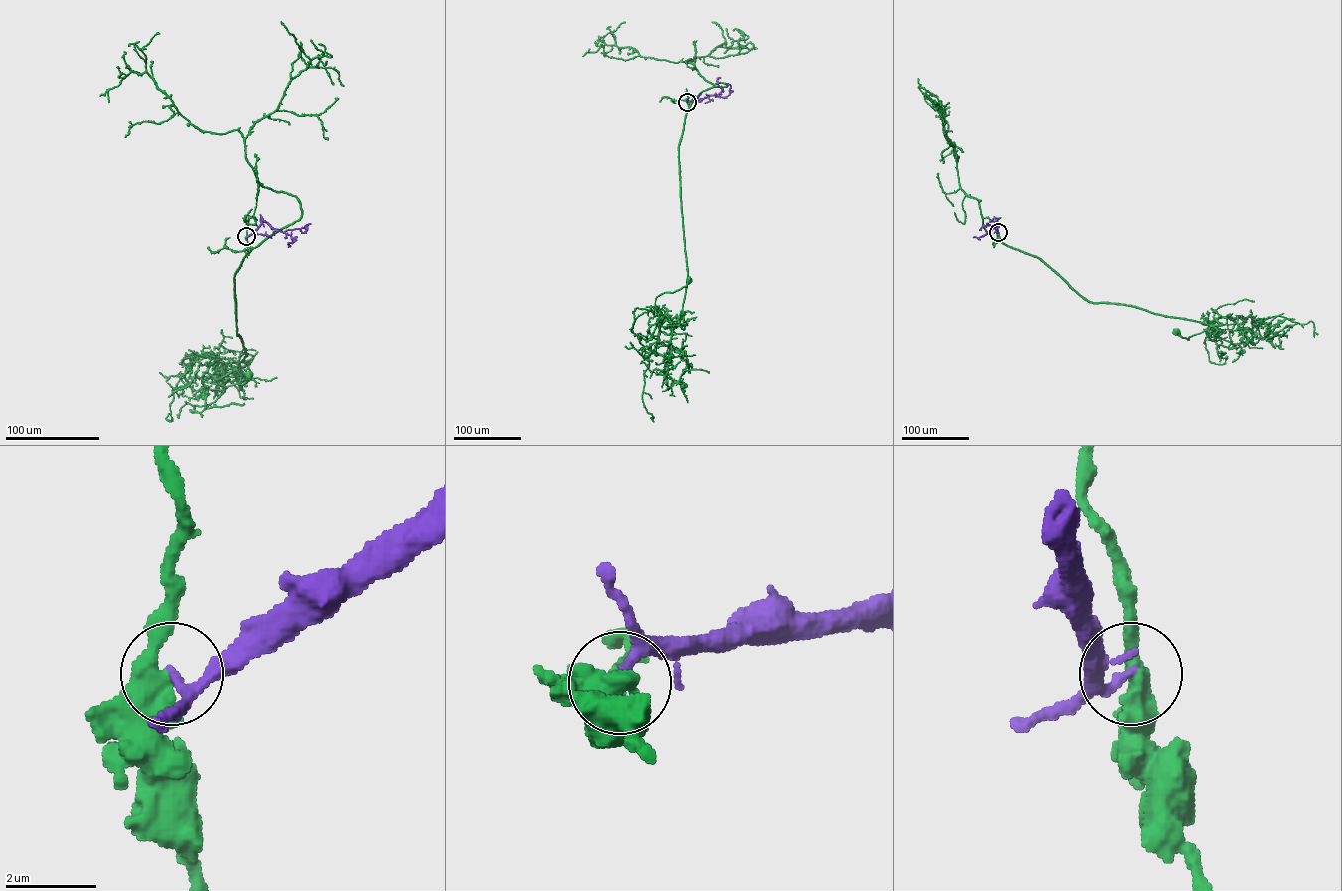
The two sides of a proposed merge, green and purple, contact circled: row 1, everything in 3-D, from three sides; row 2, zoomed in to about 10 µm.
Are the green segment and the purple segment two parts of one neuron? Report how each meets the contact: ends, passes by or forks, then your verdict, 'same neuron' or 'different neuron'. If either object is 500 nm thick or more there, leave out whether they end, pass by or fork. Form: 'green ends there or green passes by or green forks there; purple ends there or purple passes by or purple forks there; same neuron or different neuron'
green passes by; purple ends there; different neuron

